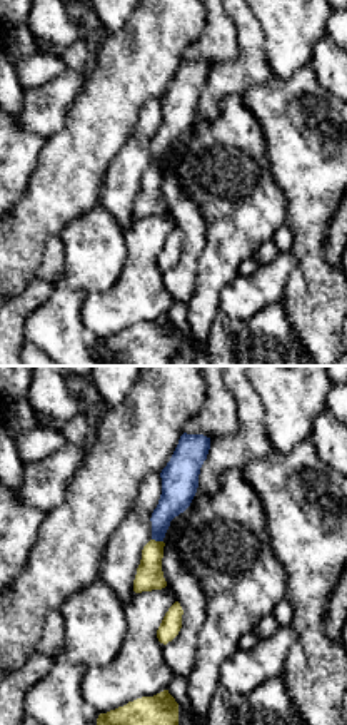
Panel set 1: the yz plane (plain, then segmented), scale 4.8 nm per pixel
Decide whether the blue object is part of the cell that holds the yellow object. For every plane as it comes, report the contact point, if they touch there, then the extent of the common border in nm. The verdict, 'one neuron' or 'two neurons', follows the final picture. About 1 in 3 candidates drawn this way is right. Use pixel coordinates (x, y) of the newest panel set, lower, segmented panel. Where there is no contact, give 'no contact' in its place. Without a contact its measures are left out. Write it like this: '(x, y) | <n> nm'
(157, 542) | 60 nm

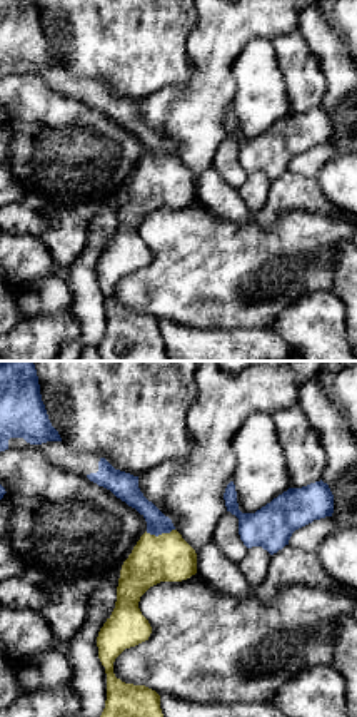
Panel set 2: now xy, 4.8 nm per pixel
(159, 535) | 140 nm

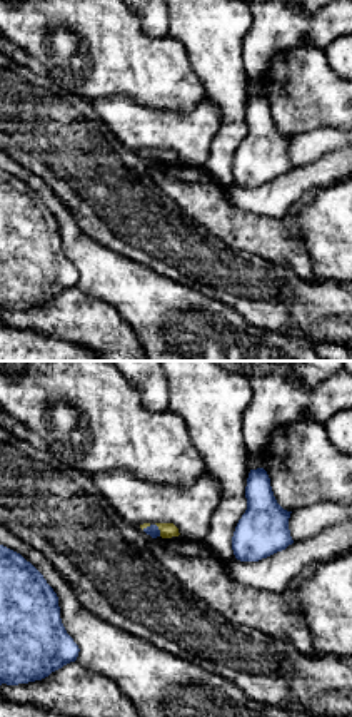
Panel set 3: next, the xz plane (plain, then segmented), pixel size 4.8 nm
(159, 528) | 70 nm

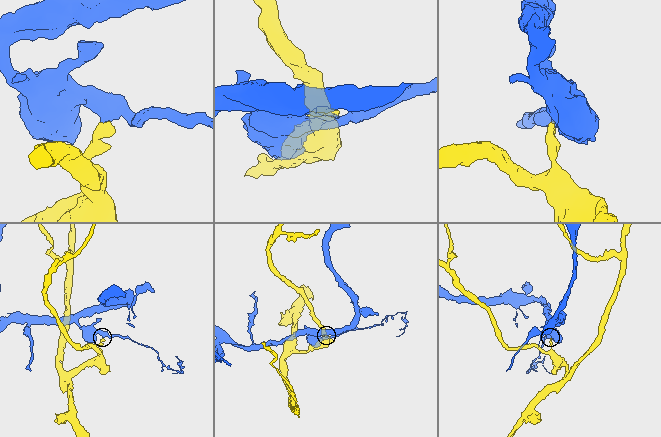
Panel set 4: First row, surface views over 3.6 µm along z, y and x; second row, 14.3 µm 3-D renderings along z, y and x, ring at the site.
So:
two neurons

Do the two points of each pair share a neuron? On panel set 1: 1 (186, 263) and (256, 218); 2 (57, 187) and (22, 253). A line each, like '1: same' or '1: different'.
1: different
2: same

